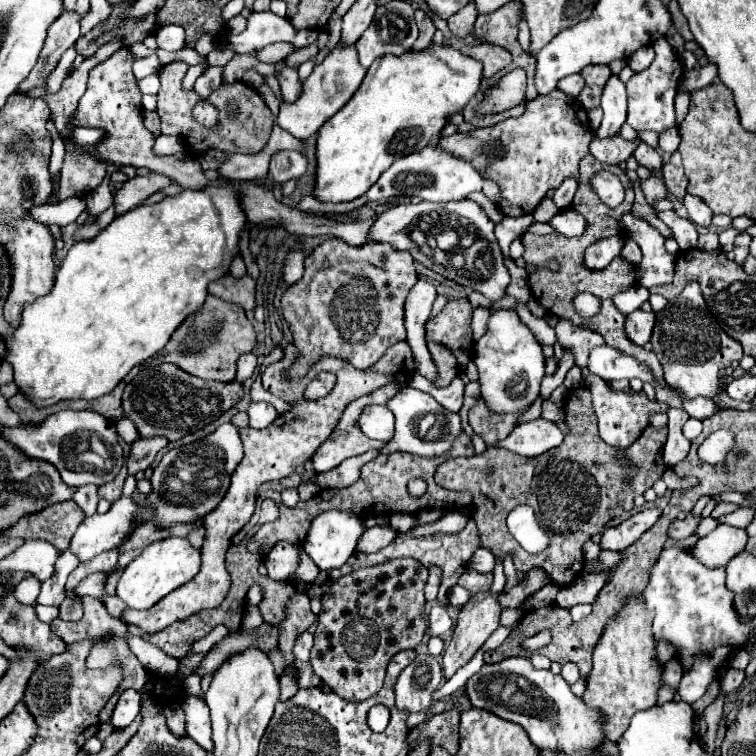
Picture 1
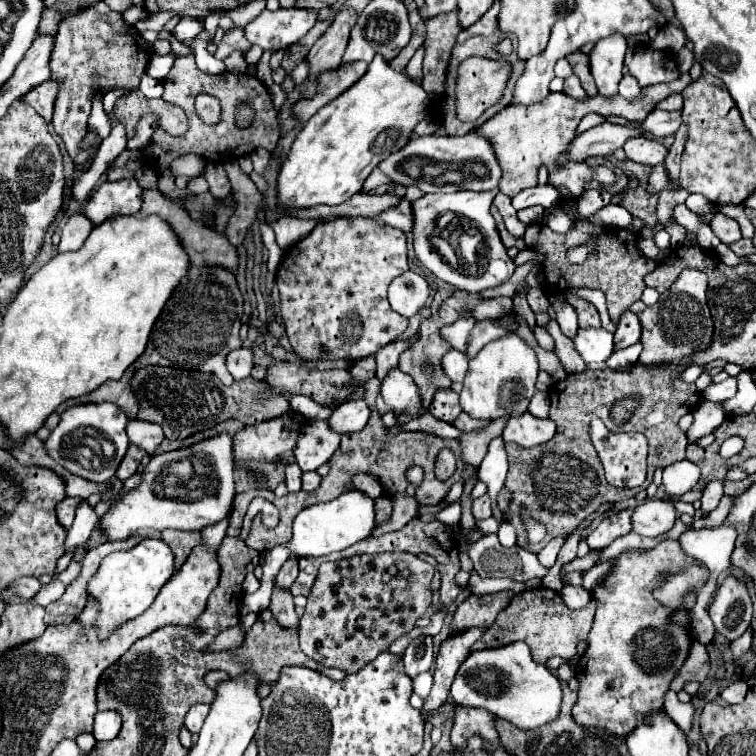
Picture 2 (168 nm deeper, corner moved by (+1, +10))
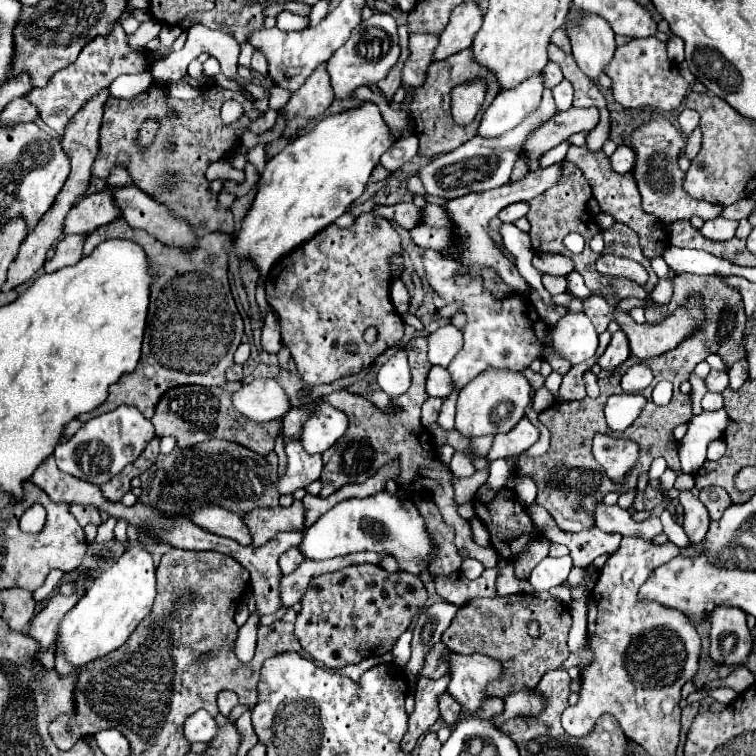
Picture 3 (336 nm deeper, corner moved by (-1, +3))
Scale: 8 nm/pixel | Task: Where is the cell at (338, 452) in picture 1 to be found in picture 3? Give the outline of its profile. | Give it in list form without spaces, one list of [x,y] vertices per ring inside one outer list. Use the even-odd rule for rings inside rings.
[[[291,441],[285,445],[287,453],[287,473],[279,479],[279,493],[293,493],[299,487],[307,487],[317,481],[323,469],[323,457],[307,455],[301,449],[301,441]]]

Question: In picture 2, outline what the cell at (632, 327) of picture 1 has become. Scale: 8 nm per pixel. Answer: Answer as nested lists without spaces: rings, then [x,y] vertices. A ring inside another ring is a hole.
[[[623,312],[617,330],[615,330],[615,350],[627,348],[631,344],[639,342],[639,334],[641,334],[641,326],[639,326],[639,318],[633,312]]]

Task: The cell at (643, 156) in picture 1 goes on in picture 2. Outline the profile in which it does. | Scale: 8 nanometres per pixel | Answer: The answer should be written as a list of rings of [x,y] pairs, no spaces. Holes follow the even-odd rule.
[[[635,136],[635,138],[629,138],[623,146],[625,154],[629,160],[633,162],[639,162],[639,164],[649,164],[649,166],[655,166],[655,164],[661,164],[667,156],[667,148],[657,142],[657,140],[649,140],[645,136]]]

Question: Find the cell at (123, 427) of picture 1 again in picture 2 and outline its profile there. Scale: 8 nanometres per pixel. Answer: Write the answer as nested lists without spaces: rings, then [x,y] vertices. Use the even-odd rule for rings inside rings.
[[[131,420],[127,426],[127,434],[129,434],[131,444],[137,444],[149,454],[153,454],[165,438],[161,424],[151,424],[151,422],[141,422],[141,420]]]

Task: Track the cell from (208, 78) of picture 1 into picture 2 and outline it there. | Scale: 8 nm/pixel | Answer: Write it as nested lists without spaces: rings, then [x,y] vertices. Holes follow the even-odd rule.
[[[235,28],[233,32],[225,34],[223,36],[223,46],[217,46],[217,52],[215,52],[215,58],[223,60],[227,58],[233,50],[239,50],[239,52],[247,52],[251,48],[251,44],[247,42],[247,38],[243,36],[243,28]]]

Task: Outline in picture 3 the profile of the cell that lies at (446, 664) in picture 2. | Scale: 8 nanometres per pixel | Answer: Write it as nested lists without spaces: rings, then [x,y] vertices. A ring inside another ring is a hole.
[[[449,673],[433,681],[429,681],[429,677],[419,677],[415,691],[415,711],[409,715],[409,731],[401,741],[403,751],[413,751],[417,739],[423,733],[427,733],[431,725],[439,719],[437,697],[441,697],[441,693],[447,691],[447,685],[449,685]]]

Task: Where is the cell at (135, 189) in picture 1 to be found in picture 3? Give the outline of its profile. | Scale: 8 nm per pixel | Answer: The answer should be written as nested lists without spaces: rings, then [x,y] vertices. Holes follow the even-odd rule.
[[[109,191],[87,195],[79,199],[69,211],[65,221],[65,235],[89,235],[93,233],[93,229],[99,229],[101,225],[107,225],[117,217],[121,217],[121,209],[115,205]]]

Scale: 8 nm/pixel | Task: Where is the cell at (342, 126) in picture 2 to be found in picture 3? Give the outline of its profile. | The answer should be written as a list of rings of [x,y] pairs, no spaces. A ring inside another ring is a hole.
[[[363,101],[355,109],[323,117],[311,131],[299,135],[295,141],[289,141],[289,145],[281,153],[267,161],[253,207],[241,223],[241,231],[235,233],[235,243],[229,253],[237,257],[251,257],[265,277],[283,255],[309,241],[315,233],[343,215],[357,197],[363,195],[371,171],[379,165],[381,155],[389,151],[395,141],[397,137],[385,123],[379,107],[371,101]]]

